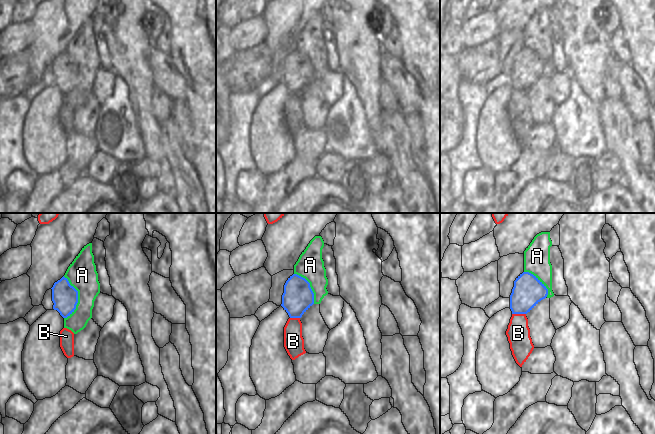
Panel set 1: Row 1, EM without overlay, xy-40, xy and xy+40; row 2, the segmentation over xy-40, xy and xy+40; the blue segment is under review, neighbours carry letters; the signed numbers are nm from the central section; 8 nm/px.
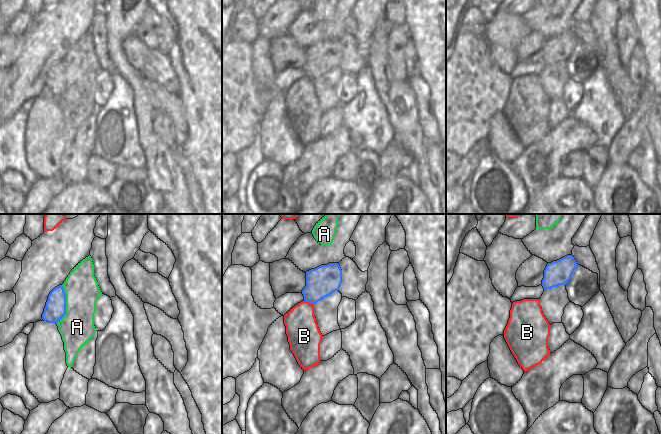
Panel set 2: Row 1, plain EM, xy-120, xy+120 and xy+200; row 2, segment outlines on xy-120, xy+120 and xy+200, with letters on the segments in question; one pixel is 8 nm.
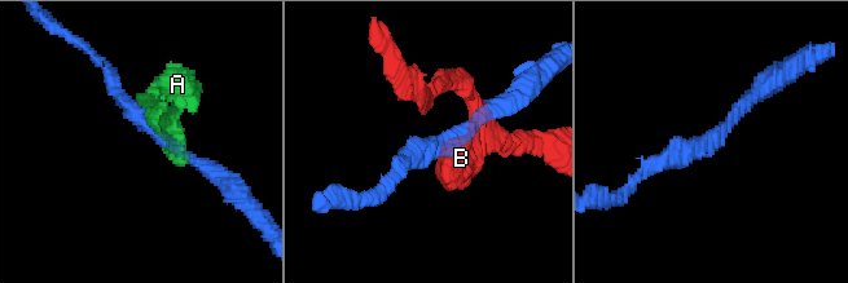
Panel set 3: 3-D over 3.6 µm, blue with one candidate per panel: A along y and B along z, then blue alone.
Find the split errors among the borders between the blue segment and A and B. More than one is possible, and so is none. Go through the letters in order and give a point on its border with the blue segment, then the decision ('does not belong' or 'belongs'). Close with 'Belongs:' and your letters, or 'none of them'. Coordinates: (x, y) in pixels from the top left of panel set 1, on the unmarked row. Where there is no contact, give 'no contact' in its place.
A: meets blue in xy-40 at (77, 73); does not belong
B: meets blue in xy+40 at (519, 89); does not belong
Belongs: none of them

